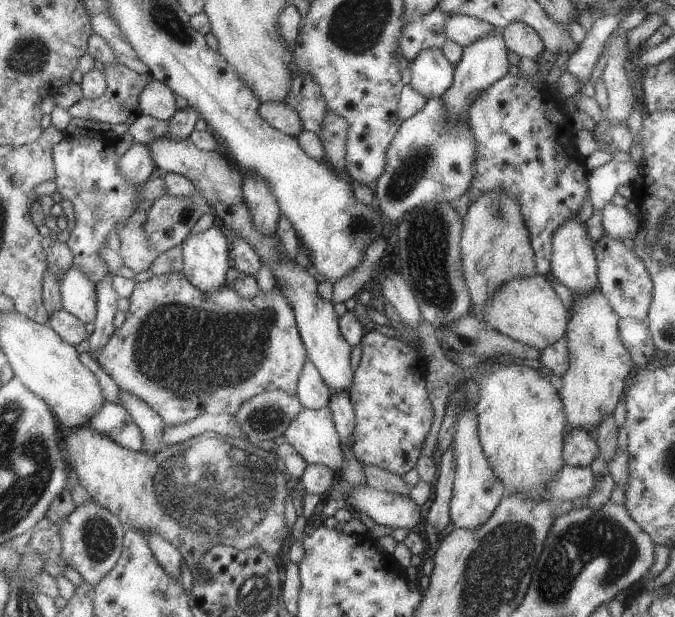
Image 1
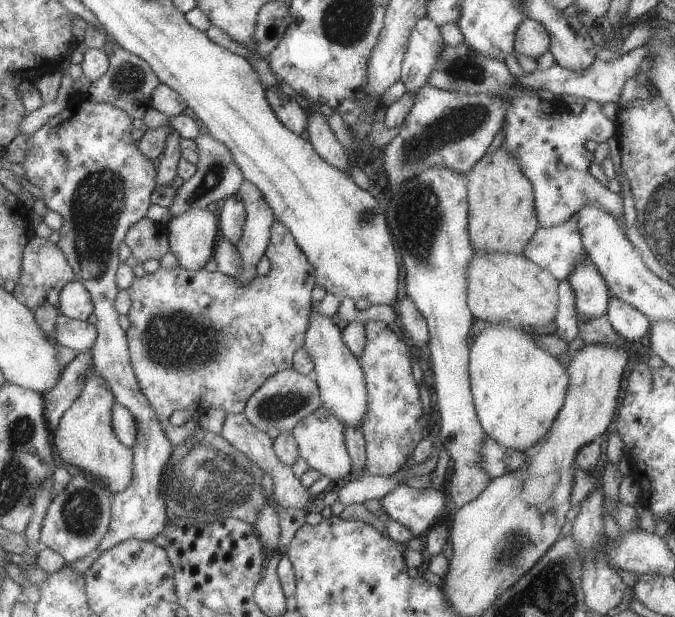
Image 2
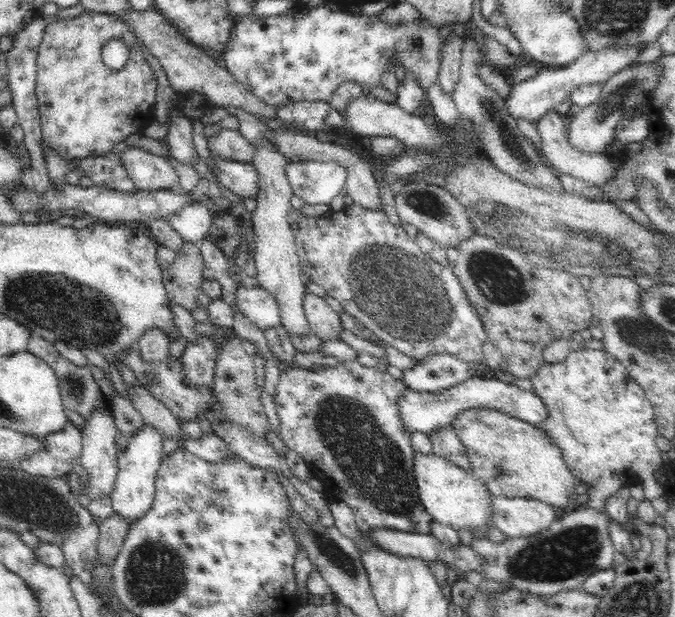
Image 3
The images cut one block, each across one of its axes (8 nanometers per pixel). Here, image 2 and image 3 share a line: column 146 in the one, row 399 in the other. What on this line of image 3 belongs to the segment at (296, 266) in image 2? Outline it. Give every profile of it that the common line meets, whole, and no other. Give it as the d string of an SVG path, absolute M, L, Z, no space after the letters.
M356 359L340 362L334 368L326 368L325 370L318 370L318 372L300 367L293 368L292 364L290 364L290 368L284 373L280 371L279 384L276 389L277 395L274 402L277 417L280 420L280 439L284 443L284 447L302 456L312 476L323 483L324 496L338 497L341 502L346 503L352 509L355 522L362 533L366 533L368 530L372 530L372 528L388 528L407 533L431 534L431 522L434 522L434 520L426 509L424 509L419 498L419 490L414 480L414 469L412 469L412 460L414 460L415 451L411 444L411 433L405 430L399 412L399 399L401 395L404 395L406 390L407 385L403 380L392 378L387 371L379 372L376 367L366 368L366 366L359 364Z

